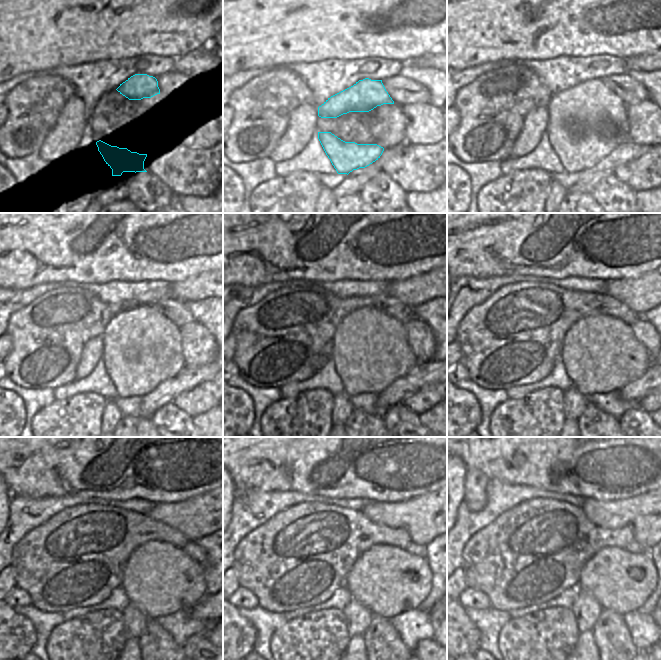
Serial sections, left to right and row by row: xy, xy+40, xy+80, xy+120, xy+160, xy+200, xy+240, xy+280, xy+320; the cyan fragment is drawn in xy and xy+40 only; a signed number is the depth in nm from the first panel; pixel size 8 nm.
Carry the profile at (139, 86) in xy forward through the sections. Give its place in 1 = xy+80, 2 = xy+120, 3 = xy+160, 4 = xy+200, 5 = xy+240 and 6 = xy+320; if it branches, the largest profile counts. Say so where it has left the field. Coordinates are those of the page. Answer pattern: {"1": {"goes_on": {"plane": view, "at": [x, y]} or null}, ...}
{"1": {"goes_on": {"plane": "xy+80", "at": [574, 116]}}, "2": {"goes_on": {"plane": "xy+120", "at": [141, 348]}}, "3": {"goes_on": {"plane": "xy+160", "at": [370, 350]}}, "4": {"goes_on": {"plane": "xy+200", "at": [601, 354]}}, "5": {"goes_on": {"plane": "xy+240", "at": [160, 579]}}, "6": {"goes_on": {"plane": "xy+320", "at": [621, 581]}}}

